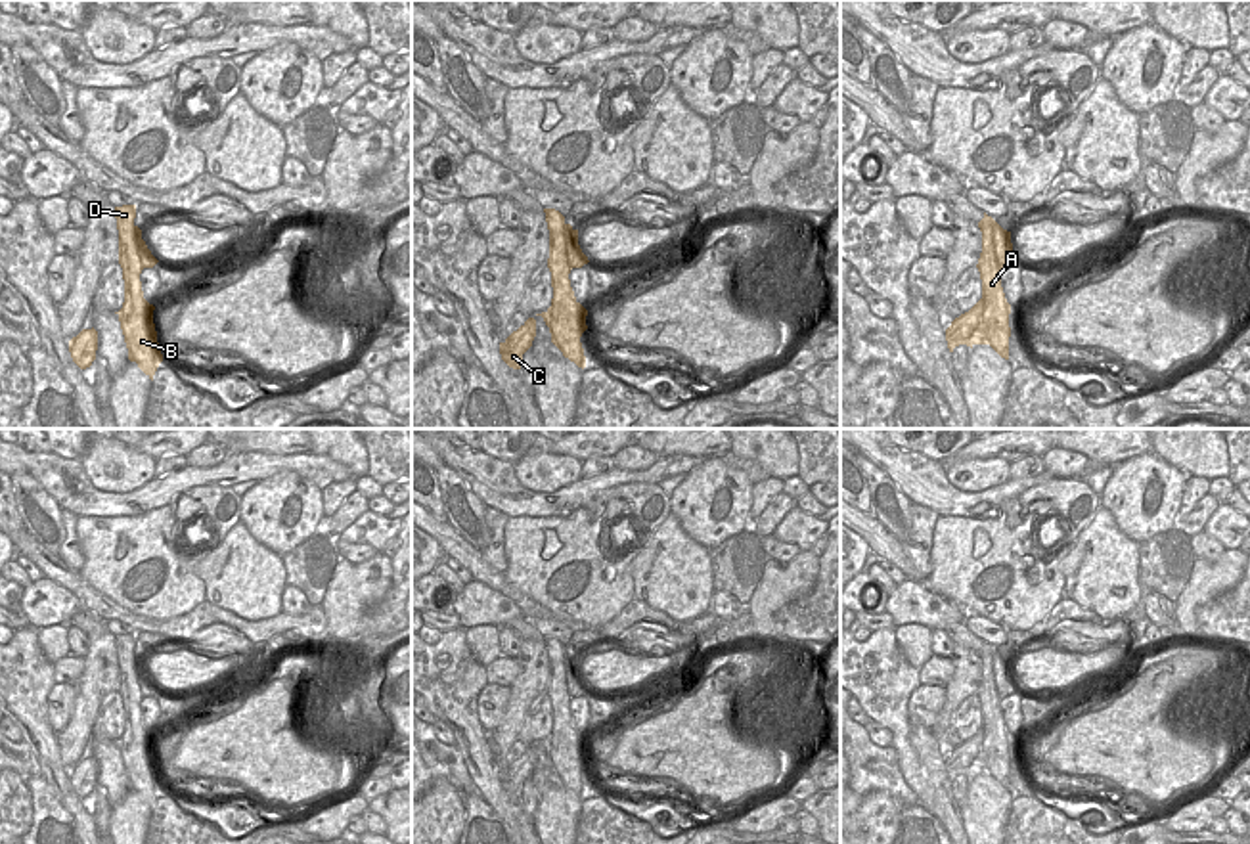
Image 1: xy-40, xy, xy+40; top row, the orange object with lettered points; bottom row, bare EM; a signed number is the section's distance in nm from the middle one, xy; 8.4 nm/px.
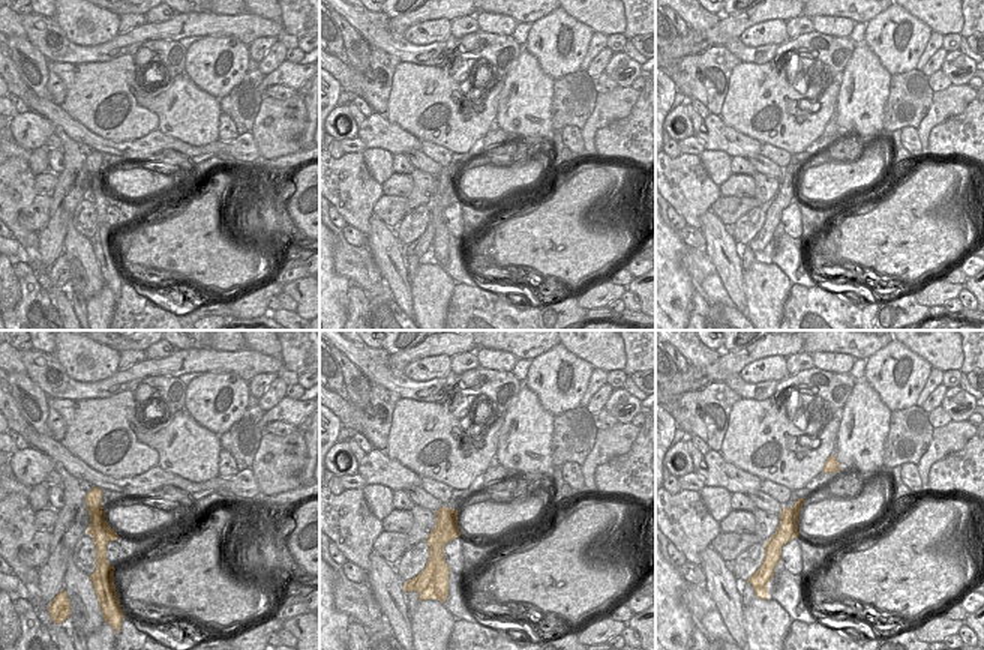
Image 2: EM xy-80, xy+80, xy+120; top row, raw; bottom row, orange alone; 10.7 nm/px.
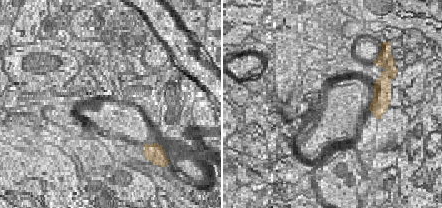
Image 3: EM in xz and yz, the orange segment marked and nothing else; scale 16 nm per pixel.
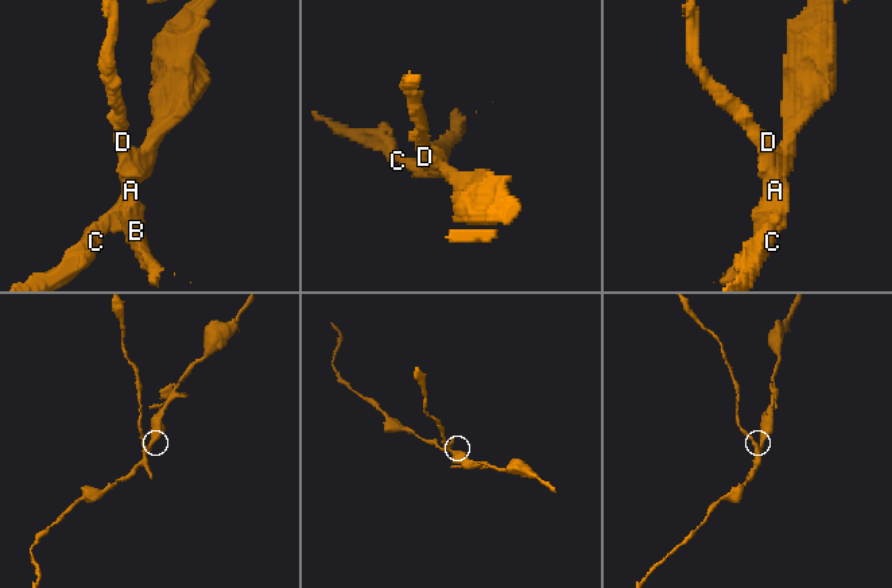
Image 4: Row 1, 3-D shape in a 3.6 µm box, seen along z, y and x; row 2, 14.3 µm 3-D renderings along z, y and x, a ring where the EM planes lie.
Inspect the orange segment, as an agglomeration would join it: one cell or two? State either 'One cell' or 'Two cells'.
Two cells.

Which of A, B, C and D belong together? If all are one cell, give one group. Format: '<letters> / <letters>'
A B D / C

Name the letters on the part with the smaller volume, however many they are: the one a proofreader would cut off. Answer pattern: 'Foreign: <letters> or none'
Foreign: A, B, D

